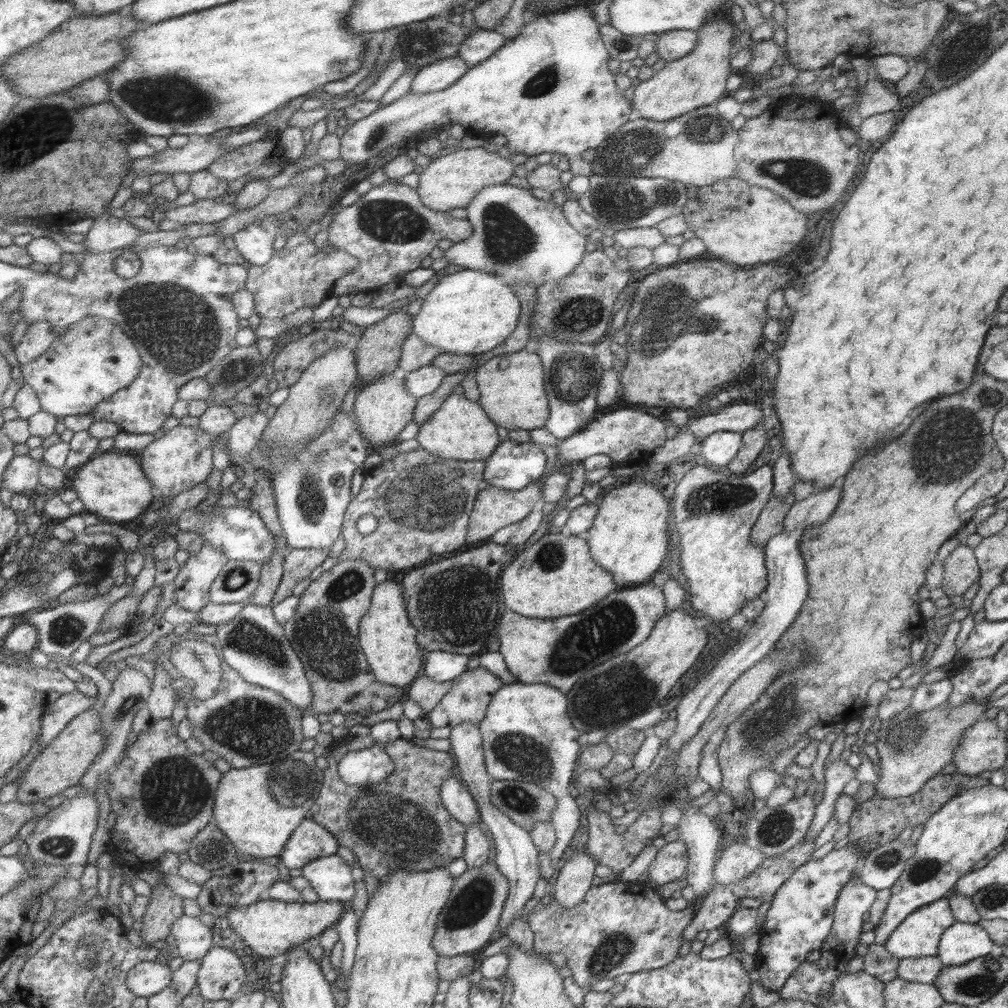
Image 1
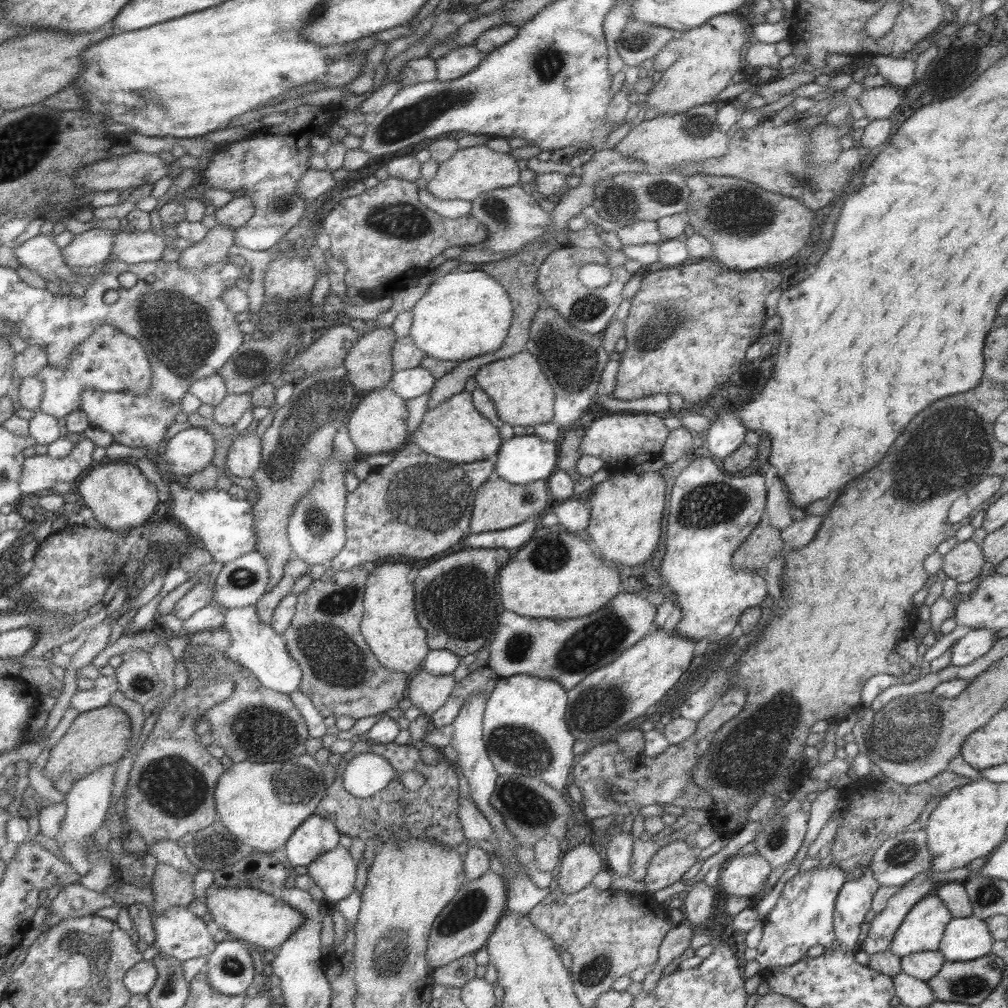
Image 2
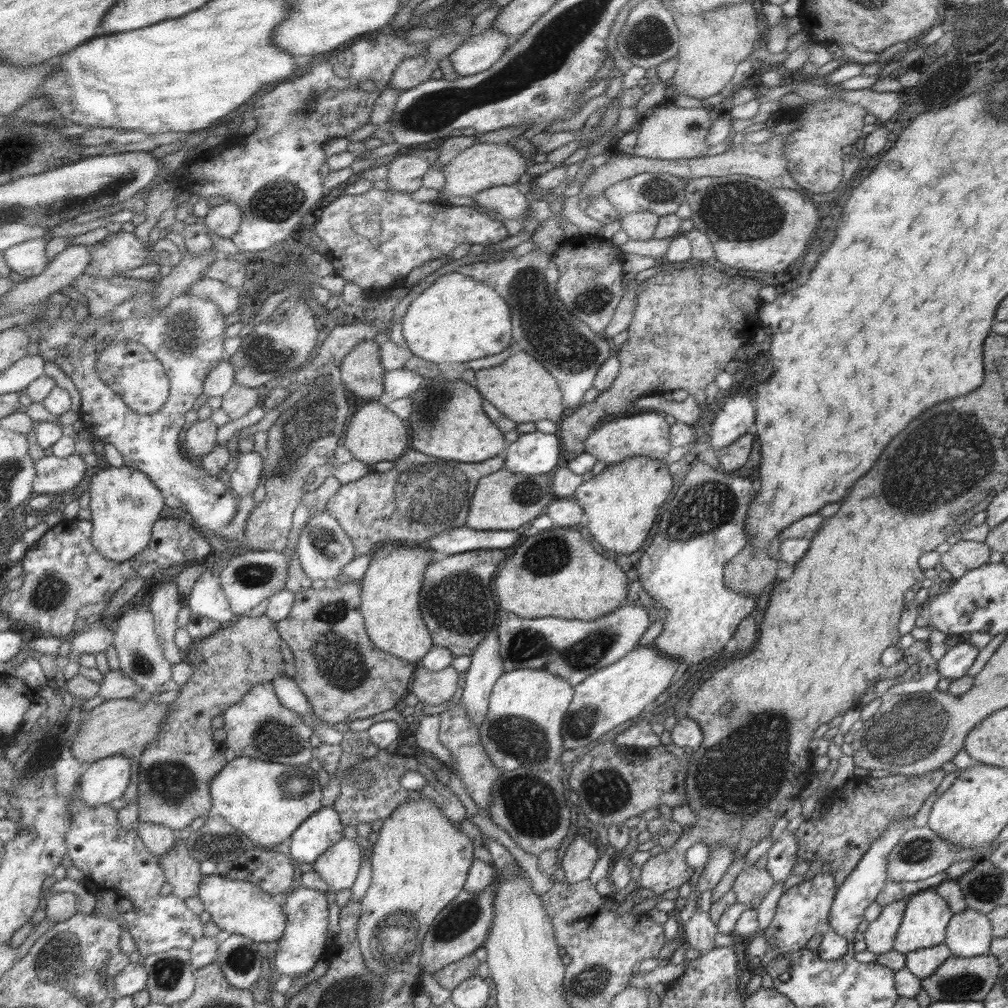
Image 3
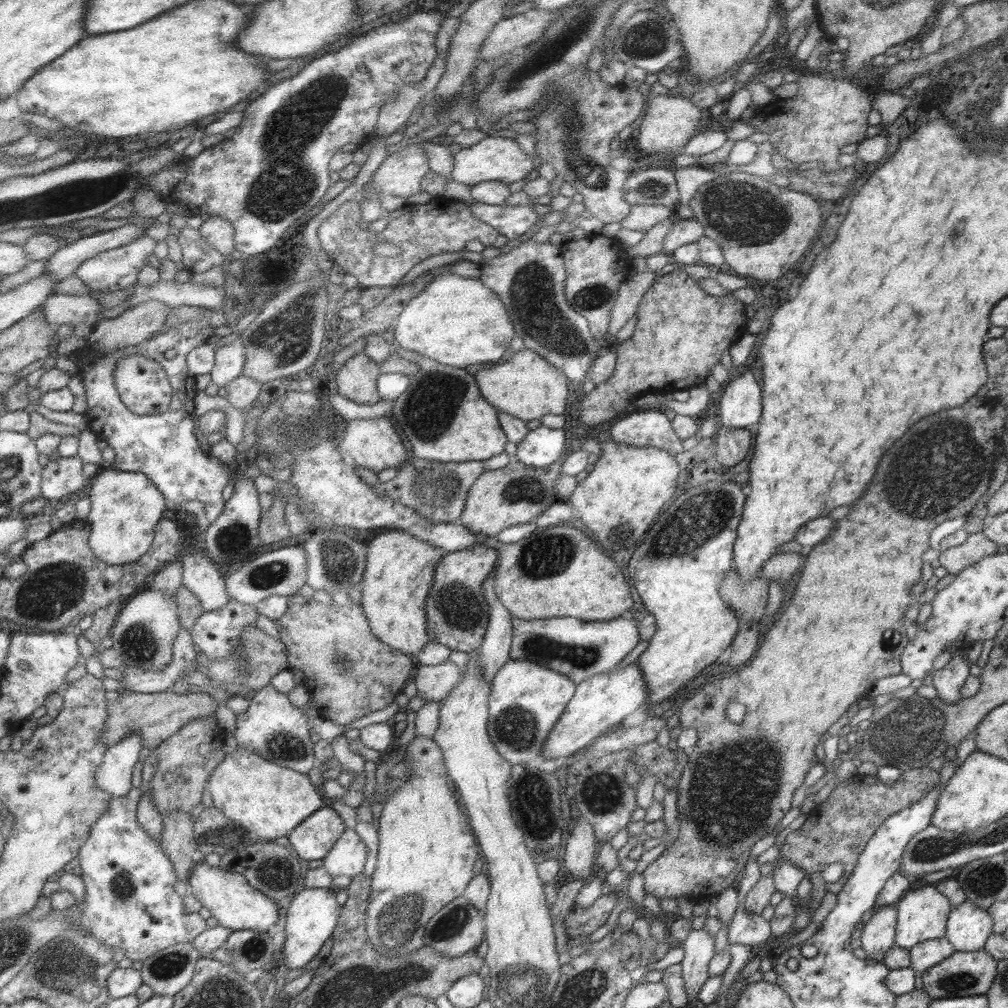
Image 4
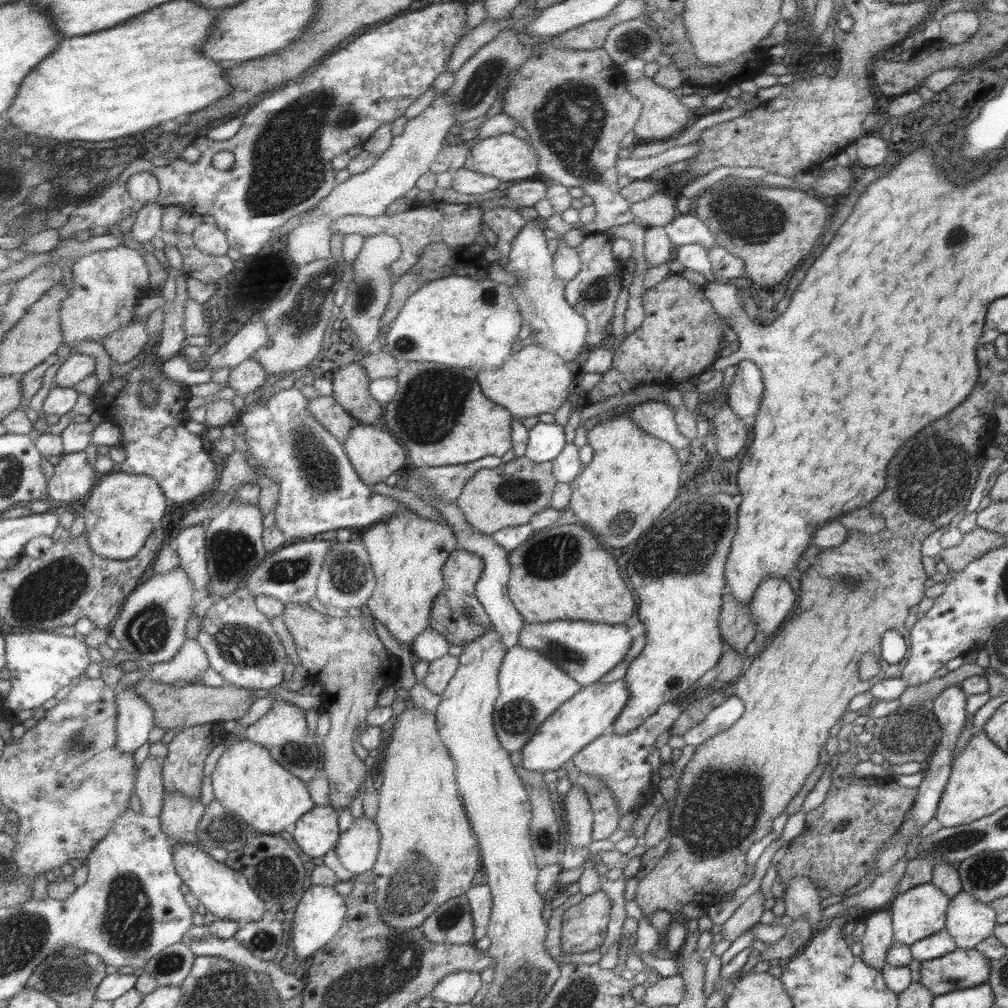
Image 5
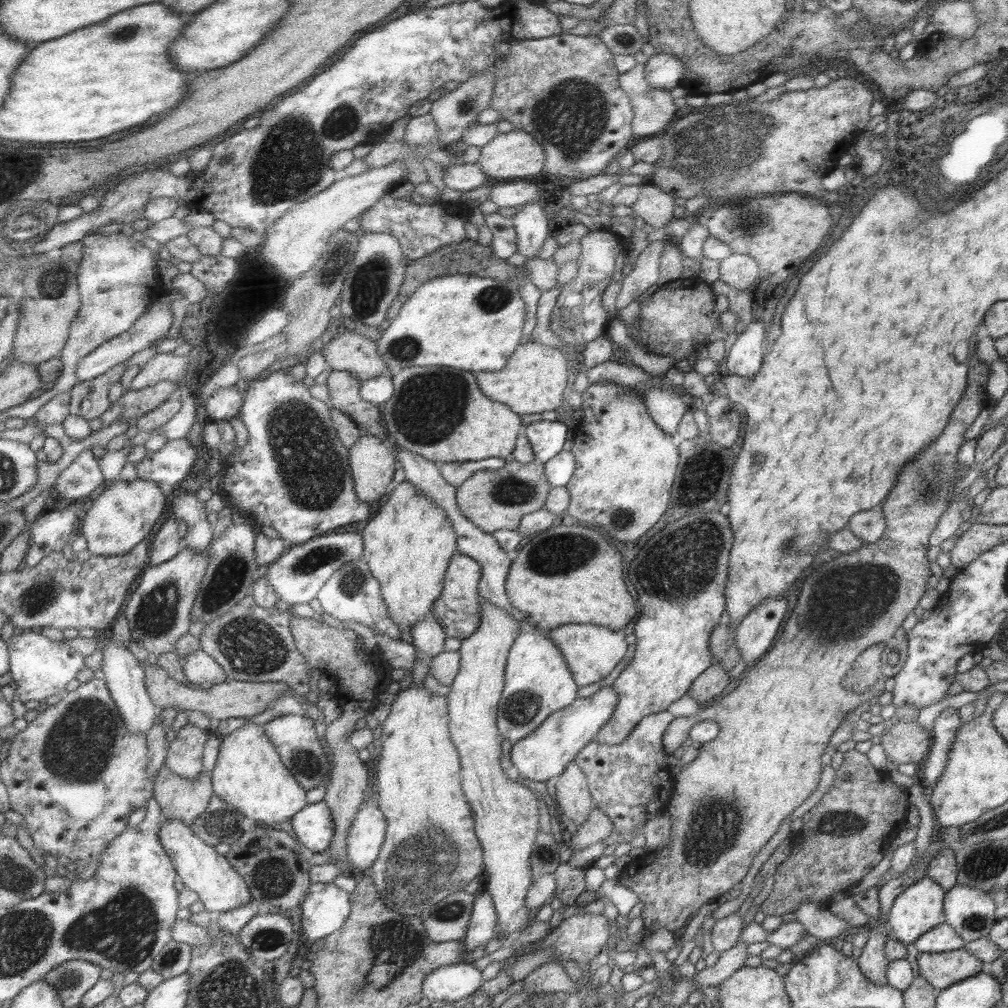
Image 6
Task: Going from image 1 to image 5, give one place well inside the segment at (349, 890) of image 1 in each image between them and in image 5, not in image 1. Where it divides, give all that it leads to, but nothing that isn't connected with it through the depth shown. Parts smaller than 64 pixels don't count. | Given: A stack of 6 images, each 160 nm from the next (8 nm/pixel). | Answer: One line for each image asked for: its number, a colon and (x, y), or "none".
2: (334, 872)
3: (338, 866)
4: (346, 857)
5: (357, 847)

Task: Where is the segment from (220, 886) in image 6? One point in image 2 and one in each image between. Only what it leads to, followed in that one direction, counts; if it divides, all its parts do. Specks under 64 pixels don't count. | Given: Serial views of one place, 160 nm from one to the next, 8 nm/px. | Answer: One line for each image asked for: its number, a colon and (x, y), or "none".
2: (251, 915)
3: (238, 907)
4: (233, 902)
5: (224, 892)

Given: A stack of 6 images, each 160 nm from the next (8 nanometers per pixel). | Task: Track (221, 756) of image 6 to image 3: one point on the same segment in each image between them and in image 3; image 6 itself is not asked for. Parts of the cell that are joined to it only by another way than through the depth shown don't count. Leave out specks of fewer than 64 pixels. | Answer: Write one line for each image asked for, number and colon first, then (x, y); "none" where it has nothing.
3: (266, 801)
4: (262, 797)
5: (246, 780)

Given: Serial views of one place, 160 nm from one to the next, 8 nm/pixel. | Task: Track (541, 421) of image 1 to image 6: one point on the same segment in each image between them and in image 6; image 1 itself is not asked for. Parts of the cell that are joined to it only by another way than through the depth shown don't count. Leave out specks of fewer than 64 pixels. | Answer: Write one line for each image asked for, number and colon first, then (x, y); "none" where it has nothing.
2: (515, 384)
3: (520, 387)
4: (527, 387)
5: (534, 380)
6: (533, 380)

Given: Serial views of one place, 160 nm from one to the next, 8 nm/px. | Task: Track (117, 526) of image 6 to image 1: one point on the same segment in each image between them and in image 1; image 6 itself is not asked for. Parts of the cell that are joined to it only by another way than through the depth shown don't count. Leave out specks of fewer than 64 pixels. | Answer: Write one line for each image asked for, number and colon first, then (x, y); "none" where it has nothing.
1: (112, 486)
2: (120, 498)
3: (124, 504)
4: (125, 507)
5: (122, 509)

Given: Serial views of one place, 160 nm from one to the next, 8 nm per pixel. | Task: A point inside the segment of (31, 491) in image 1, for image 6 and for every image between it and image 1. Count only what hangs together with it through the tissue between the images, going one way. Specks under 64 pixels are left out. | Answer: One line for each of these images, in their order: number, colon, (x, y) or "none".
2: (41, 472)
3: (54, 475)
4: (64, 475)
5: (72, 478)
6: (82, 477)

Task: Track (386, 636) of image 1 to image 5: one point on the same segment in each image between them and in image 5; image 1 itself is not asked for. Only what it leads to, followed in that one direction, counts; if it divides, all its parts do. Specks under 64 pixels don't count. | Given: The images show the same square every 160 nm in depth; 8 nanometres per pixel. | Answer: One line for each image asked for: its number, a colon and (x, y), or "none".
2: (389, 626)
3: (390, 587)
4: (398, 574)
5: (406, 552)

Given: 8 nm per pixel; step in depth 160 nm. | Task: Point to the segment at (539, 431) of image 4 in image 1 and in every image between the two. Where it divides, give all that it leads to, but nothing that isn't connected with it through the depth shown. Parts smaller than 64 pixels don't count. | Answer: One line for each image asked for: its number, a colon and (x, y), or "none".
1: (512, 465)
2: (523, 459)
3: (533, 453)

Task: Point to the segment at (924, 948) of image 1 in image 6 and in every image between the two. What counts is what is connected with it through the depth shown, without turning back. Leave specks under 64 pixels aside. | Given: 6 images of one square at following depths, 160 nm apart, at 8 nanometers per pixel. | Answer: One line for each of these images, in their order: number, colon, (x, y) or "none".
2: (921, 930)
3: (923, 923)
4: (921, 914)
5: (919, 912)
6: (918, 908)

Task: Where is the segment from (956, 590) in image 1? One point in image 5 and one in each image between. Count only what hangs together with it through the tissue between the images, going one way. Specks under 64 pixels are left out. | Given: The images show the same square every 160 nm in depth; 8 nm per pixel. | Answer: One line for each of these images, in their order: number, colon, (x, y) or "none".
2: (963, 562)
3: (963, 555)
4: (977, 545)
5: (973, 544)

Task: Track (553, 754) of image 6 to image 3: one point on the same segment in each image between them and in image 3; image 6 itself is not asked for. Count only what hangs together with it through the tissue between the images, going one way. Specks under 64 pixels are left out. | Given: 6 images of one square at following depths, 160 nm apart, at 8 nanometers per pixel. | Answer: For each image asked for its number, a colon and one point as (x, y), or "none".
3: (613, 694)
4: (603, 700)
5: (584, 717)

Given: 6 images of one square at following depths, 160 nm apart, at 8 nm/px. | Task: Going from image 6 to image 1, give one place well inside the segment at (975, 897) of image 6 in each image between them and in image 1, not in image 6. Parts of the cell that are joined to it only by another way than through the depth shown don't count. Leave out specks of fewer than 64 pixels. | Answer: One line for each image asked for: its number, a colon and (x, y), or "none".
1: (960, 942)
2: (965, 938)
3: (968, 933)
4: (967, 927)
5: (967, 920)

